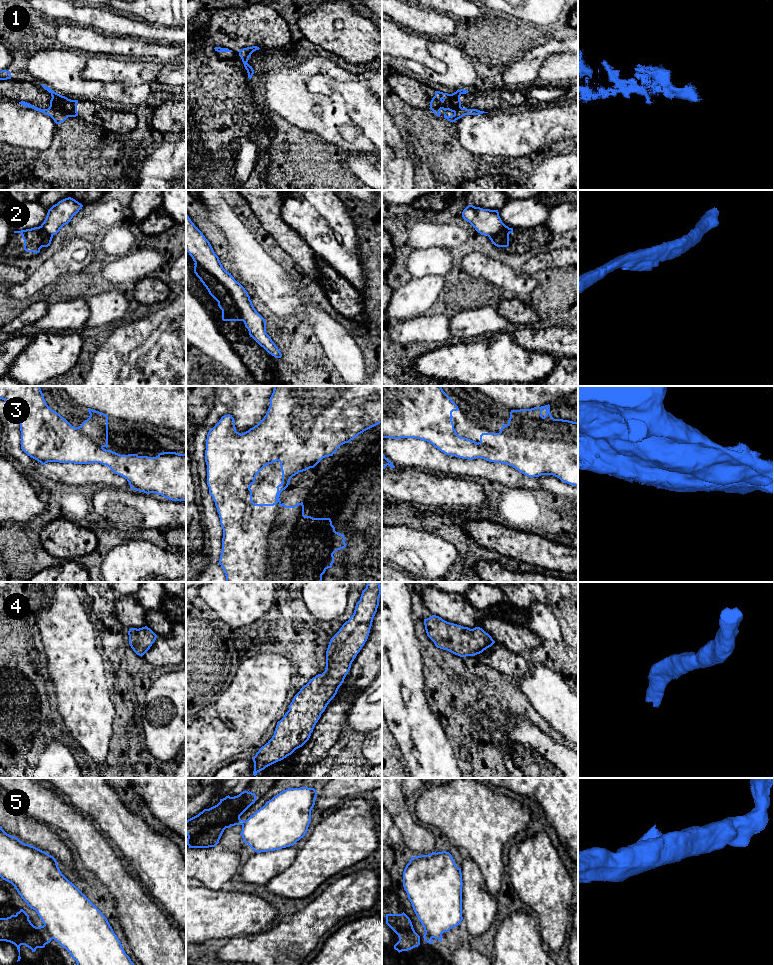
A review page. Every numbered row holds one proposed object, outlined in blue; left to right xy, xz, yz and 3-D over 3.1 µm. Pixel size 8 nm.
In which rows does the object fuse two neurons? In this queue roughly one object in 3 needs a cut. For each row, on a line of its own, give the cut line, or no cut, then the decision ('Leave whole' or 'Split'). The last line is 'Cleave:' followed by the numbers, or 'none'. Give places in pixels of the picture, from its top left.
1: Split along xz (247, 71), (252, 75). Split
2: Split along xz (195, 262), (205, 268), (229, 292), (242, 320). Split
3: Split along xz (281, 504), (269, 534), (265, 581). Split
4: No split. Leave whole
5: Split along xy (43, 925), (52, 938). Split
Cleave: 1, 2, 3, 5

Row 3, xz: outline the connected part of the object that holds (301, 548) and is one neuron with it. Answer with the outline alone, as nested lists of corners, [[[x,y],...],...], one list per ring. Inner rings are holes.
[[[303,502],[294,506],[284,503],[278,509],[277,517],[269,534],[269,550],[266,561],[266,582],[321,582],[322,575],[334,563],[333,554],[346,547],[344,534],[335,531],[330,518],[313,518],[304,515]]]

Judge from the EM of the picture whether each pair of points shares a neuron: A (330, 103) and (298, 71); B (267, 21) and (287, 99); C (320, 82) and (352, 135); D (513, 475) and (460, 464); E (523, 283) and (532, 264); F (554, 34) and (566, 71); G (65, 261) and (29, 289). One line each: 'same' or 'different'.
A: same
B: different
C: different
D: same
E: different
F: different
G: same

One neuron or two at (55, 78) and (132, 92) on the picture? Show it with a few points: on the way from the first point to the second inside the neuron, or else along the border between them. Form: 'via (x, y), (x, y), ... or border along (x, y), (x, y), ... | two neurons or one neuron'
via (74, 83), (83, 88), (113, 91) | one neuron

